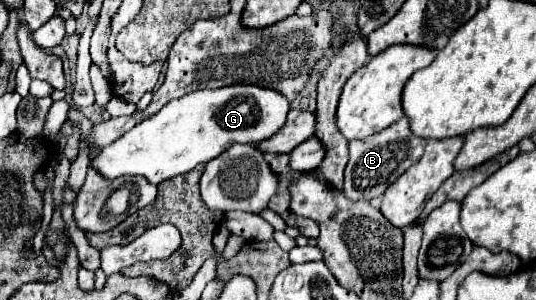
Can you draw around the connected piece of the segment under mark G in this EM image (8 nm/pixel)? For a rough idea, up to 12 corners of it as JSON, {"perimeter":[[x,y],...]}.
{"perimeter":[[257,85],[191,91],[107,145],[105,179],[159,185],[283,127]]}

